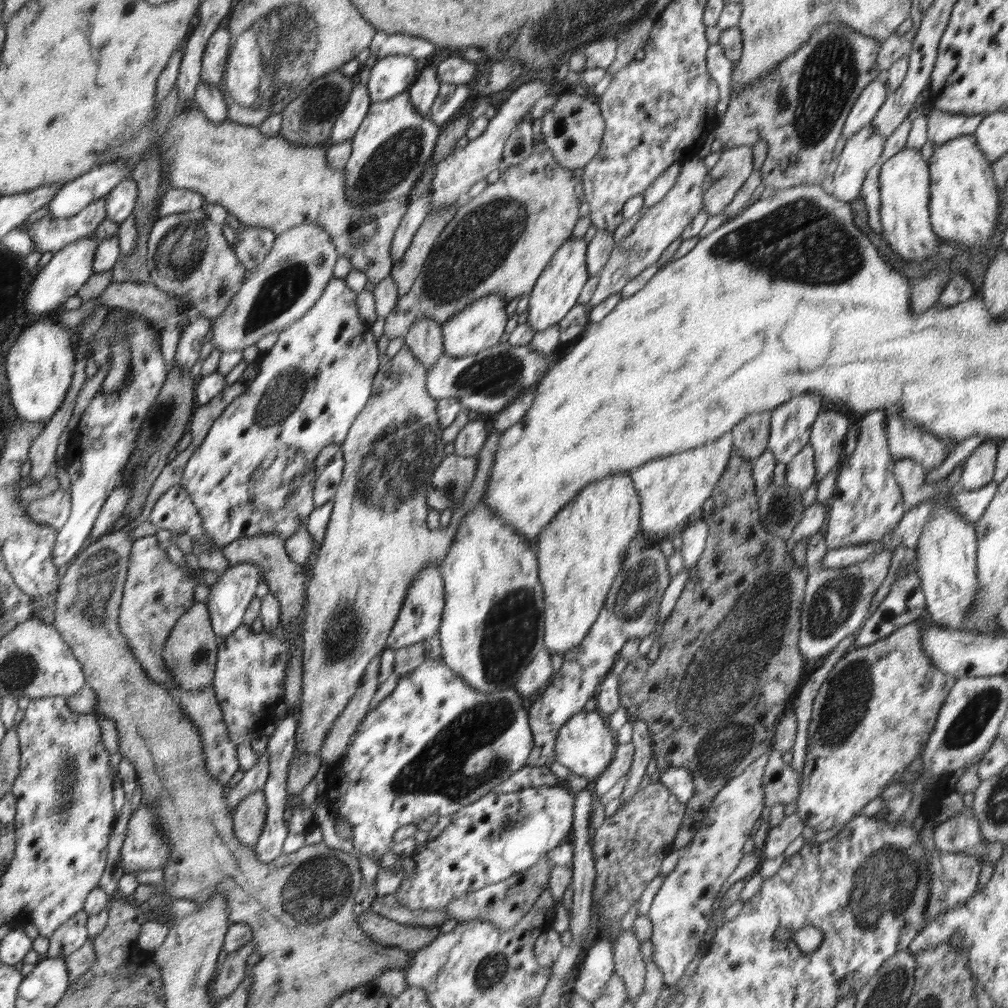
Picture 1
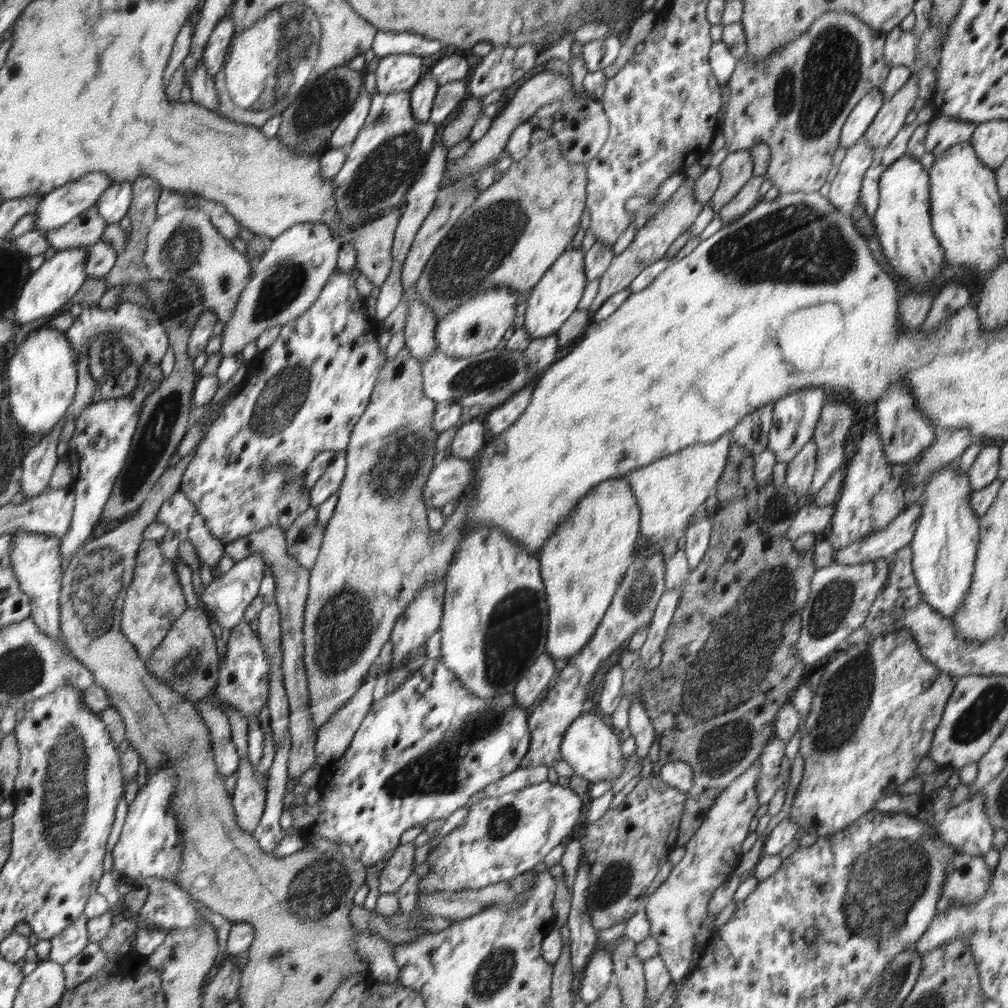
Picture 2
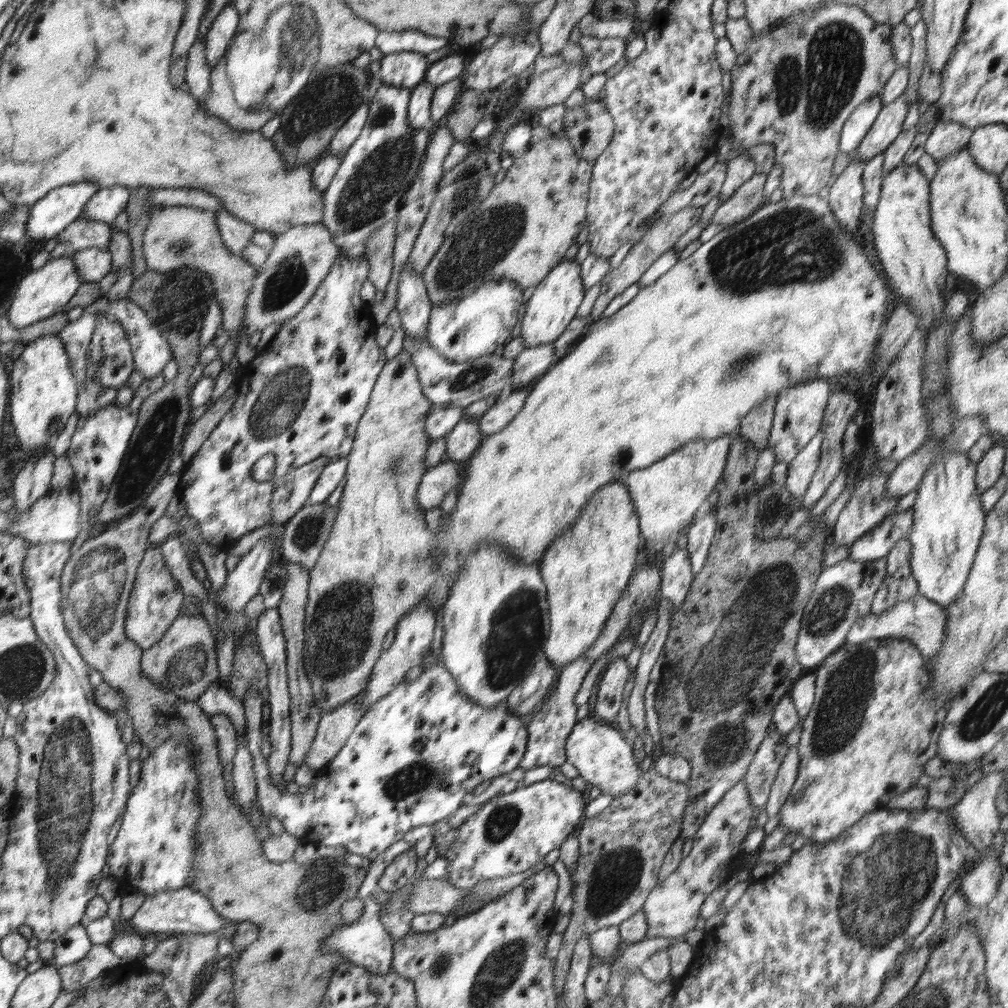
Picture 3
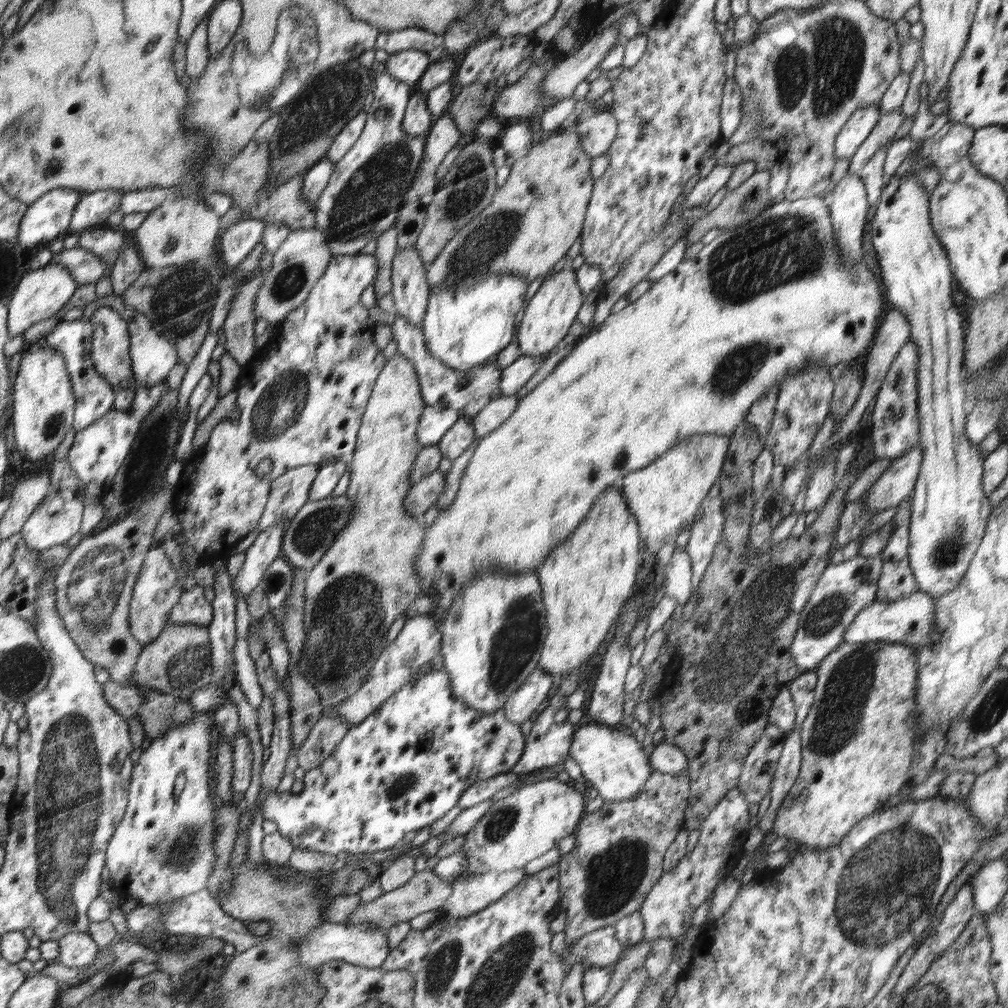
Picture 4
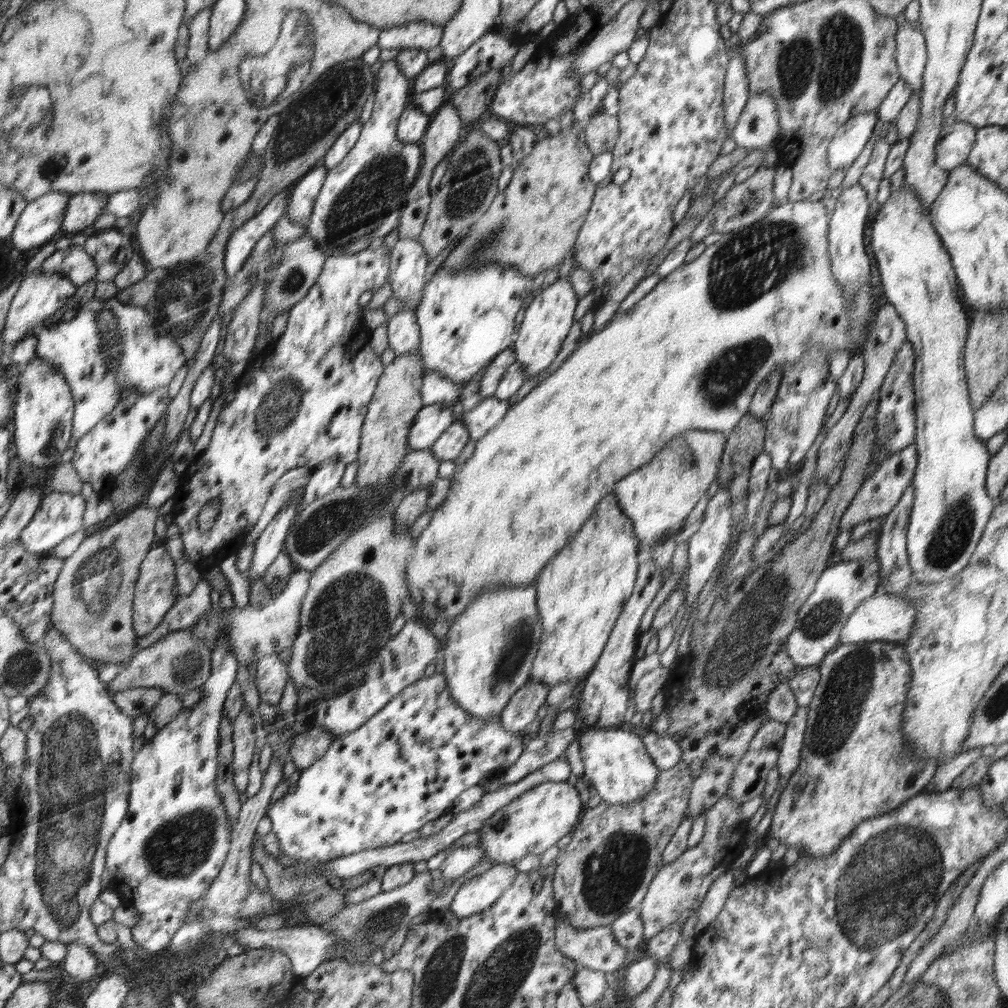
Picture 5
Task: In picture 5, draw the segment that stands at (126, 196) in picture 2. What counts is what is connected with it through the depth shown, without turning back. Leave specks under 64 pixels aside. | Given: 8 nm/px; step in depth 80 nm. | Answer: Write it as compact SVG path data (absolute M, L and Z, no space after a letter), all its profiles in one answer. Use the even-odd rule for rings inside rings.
M85 192L72 195L62 219L62 229L54 236L59 242L73 234L84 232L104 214L108 194L104 192Z

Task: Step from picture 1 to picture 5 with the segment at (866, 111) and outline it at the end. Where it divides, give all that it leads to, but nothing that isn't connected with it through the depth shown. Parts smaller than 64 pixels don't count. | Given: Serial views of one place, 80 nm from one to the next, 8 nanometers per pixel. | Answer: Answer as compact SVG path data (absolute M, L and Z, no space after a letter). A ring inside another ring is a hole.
M877 111L863 112L848 119L838 128L827 146L827 163L832 172L850 168L870 140L878 121Z

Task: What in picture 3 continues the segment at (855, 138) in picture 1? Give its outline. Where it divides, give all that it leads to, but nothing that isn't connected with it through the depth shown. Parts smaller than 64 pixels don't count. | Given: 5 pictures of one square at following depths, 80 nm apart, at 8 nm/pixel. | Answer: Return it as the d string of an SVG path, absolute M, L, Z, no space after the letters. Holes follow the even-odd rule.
M855 153L852 154L852 160L846 166L841 174L836 178L836 181L830 187L829 195L826 197L831 206L833 216L840 226L844 226L844 230L854 238L854 234L858 232L860 226L859 216L864 208L863 203L864 189L863 189L863 170L865 162L854 157Z

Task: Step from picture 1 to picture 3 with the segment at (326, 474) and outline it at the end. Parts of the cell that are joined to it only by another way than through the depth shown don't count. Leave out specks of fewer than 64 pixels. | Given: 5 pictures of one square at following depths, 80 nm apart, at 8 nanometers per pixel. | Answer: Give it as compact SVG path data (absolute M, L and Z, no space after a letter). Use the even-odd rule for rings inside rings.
M347 458L330 460L312 488L307 505L324 503L343 482L347 472Z

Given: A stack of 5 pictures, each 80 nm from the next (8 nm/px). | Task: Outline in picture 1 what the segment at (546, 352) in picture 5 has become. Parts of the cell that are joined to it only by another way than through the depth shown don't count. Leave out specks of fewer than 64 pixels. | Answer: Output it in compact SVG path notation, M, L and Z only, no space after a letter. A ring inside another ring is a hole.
M568 238L563 246L556 250L550 264L540 273L530 294L528 305L528 324L536 331L544 330L553 324L559 324L566 313L577 303L589 278L586 266L587 244L584 238Z

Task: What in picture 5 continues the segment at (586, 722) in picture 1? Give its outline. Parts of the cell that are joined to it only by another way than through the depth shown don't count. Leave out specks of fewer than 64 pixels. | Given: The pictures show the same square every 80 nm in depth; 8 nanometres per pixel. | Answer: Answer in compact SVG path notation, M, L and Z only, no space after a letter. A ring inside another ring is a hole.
M594 726L580 736L578 746L584 763L583 779L596 788L598 796L606 803L634 803L651 790L660 776L660 769L654 765L642 740L631 731Z

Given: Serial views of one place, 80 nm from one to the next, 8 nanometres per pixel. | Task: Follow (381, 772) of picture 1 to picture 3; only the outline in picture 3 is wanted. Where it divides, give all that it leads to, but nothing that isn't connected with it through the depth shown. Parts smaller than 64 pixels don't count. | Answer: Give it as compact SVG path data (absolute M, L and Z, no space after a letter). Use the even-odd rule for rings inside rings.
M442 662L430 668L417 670L409 679L393 688L388 696L380 698L365 712L346 745L324 770L316 772L314 783L306 793L287 795L272 784L267 760L260 753L262 743L262 695L249 690L242 700L246 719L246 743L255 757L255 776L259 782L257 802L264 817L278 818L286 834L296 836L307 846L342 846L352 854L373 861L394 843L402 840L406 832L423 824L435 824L446 820L462 806L465 794L480 784L512 772L520 765L528 743L527 728L520 716L514 716L506 706L506 700L494 708L474 704L462 696L454 677Z

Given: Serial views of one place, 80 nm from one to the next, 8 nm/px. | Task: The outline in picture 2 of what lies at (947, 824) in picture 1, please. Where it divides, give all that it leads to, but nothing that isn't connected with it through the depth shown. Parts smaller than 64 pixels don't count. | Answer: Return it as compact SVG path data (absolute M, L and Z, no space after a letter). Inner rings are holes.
M981 790L971 793L938 820L938 835L958 853L984 857L992 848L996 831L990 826Z

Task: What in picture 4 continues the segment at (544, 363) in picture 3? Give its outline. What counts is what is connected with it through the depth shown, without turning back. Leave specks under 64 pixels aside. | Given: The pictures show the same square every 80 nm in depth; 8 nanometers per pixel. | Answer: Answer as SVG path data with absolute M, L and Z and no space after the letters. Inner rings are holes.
M520 356L513 364L503 370L497 395L515 395L545 362L540 356Z

